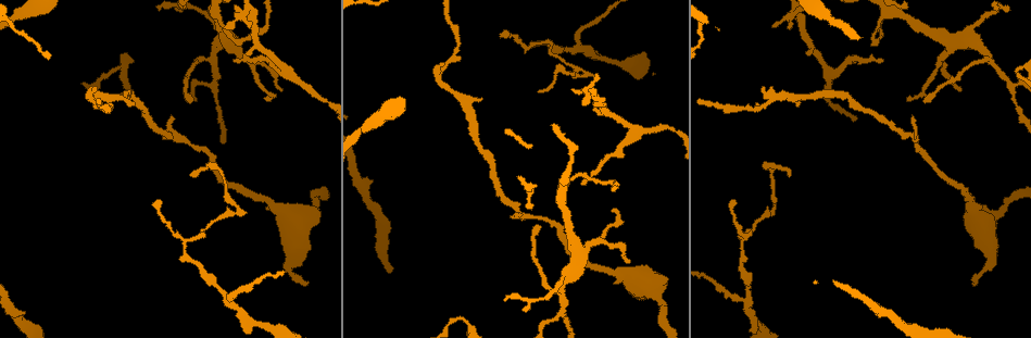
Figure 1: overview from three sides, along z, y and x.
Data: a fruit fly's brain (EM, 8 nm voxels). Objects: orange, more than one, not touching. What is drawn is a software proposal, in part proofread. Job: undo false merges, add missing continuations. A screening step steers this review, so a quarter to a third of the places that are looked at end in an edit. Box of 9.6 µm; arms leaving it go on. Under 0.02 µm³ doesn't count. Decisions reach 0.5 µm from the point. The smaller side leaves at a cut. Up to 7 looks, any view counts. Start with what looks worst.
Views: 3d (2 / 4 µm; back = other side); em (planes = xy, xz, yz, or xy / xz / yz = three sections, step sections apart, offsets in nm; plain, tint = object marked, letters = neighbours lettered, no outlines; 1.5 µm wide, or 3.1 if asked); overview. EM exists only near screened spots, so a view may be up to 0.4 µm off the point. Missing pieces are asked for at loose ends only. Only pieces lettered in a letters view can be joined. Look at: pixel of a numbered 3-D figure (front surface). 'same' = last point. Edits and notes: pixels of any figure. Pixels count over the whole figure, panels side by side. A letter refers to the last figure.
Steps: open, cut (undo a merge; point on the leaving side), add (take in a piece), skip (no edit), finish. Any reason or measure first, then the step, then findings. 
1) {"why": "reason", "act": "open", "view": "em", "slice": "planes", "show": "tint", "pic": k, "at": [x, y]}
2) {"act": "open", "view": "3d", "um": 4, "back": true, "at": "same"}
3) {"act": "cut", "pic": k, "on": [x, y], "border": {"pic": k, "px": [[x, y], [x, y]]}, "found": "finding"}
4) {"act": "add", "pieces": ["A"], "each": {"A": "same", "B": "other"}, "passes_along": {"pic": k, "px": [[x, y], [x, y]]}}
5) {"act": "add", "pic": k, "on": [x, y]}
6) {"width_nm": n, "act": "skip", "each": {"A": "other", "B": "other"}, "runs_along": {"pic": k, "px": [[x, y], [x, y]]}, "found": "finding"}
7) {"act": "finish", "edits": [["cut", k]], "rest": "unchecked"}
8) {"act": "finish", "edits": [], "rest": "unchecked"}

{"why": "thin end", "act": "open", "view": "3d", "um": 4, "pic": 1, "at": [773, 25]}

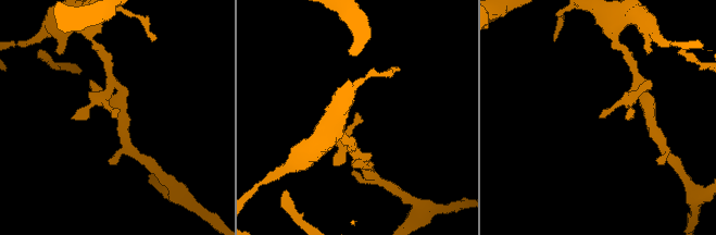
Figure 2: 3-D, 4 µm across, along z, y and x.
{"why": "now the EM", "act": "open", "view": "em", "slice": "planes", "show": "tint", "pic": 2, "at": [111, 115]}

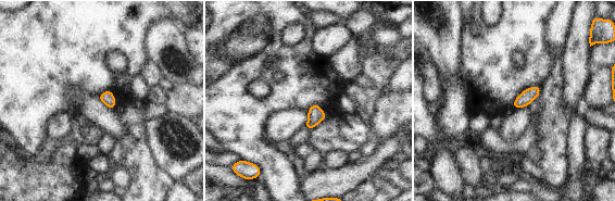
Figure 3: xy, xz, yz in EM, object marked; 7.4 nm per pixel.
{"act": "open", "view": "em", "slice": "planes", "show": "letters", "at": "same"}

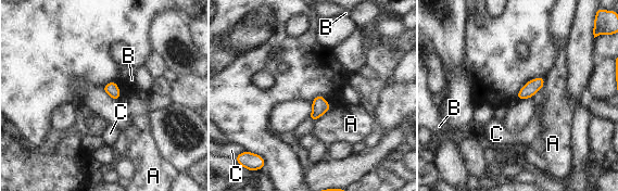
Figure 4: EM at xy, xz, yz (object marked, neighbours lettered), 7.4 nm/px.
{"width_nm": 100, "act": "skip", "each": {"A": "other", "B": "other", "C": "other"}, "found": "none of them fits"}

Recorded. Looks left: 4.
{"act": "open", "view": "3d", "um": 2, "pic": 1, "at": [190, 100]}

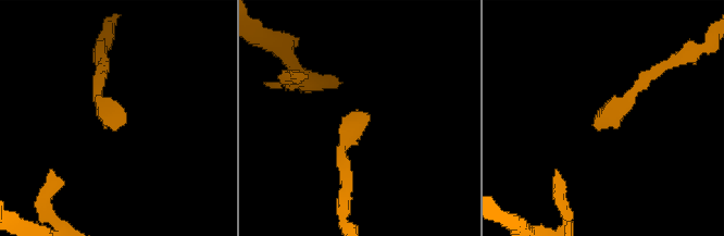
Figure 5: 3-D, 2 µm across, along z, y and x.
{"act": "open", "view": "em", "slice": "planes", "show": "tint", "pic": 5, "at": [360, 111]}

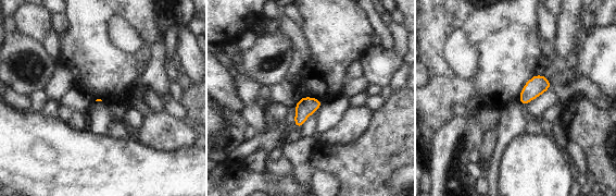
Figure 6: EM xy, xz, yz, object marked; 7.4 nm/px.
{"act": "open", "view": "em", "slice": "planes", "show": "letters", "at": "same"}

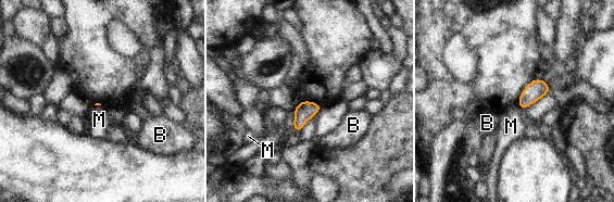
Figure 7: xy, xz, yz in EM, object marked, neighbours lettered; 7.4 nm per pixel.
{"act": "skip", "each": {"B": "other", "M": "other"}, "border": {"pic": 7, "px": [[517, 105], [523, 110]]}, "found": "none of them fits"}

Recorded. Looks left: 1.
{"act": "finish", "edits": [], "rest": "unchecked"}

